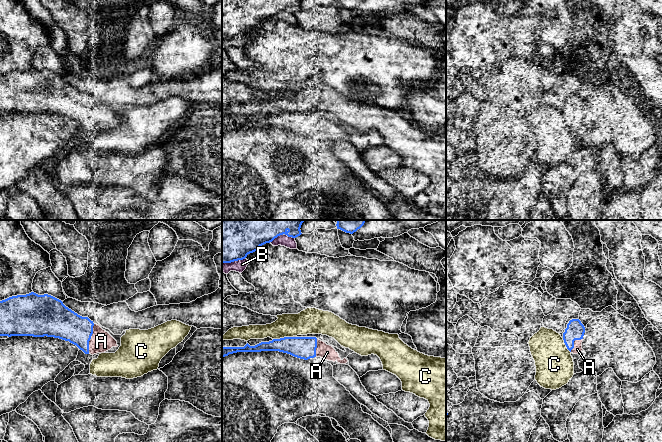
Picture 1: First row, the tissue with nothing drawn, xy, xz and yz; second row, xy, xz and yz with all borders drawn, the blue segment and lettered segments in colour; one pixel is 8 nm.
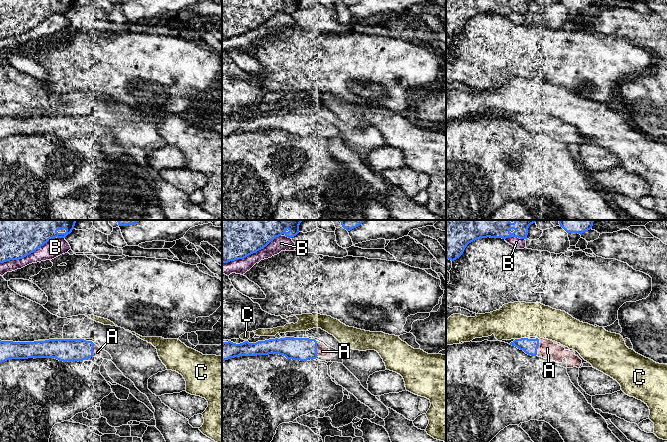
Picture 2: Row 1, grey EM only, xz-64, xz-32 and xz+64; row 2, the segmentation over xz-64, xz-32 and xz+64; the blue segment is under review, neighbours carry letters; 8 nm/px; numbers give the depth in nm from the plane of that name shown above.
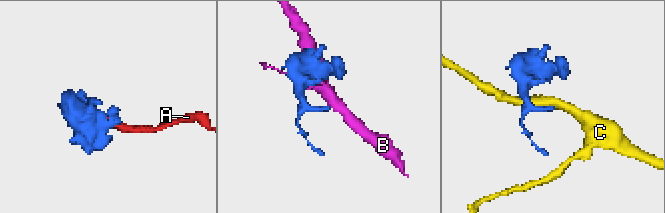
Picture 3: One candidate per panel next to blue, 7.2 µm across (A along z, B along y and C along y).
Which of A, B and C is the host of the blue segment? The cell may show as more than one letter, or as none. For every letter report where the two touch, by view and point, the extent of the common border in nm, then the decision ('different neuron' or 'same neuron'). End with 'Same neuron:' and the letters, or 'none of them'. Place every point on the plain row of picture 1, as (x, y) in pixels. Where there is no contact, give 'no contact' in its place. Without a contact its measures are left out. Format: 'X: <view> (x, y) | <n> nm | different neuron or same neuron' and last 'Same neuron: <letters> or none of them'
A: xy (90, 114) | 240 nm | same neuron
B: xz (276, 13) | 140 nm | different neuron
C: xz (282, 114) | 160 nm | different neuron
Same neuron: A

